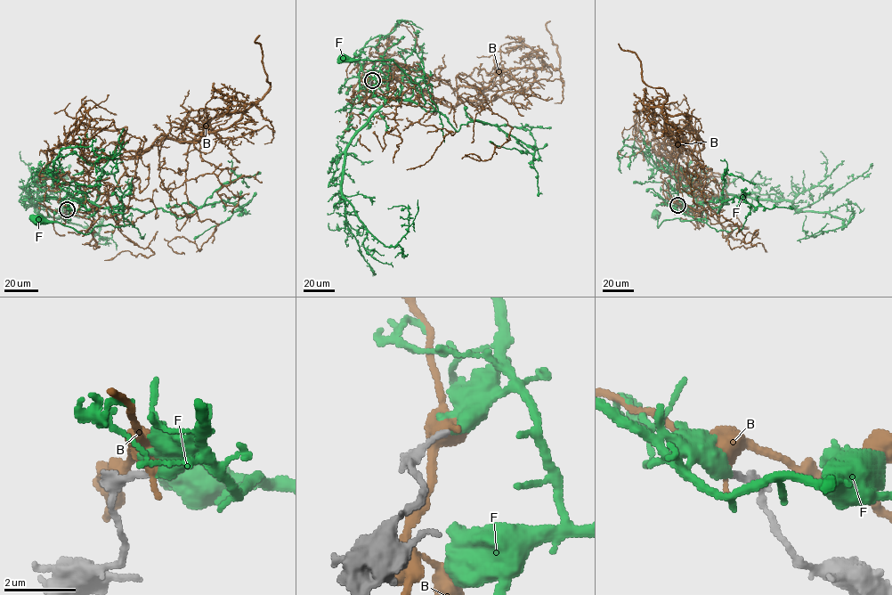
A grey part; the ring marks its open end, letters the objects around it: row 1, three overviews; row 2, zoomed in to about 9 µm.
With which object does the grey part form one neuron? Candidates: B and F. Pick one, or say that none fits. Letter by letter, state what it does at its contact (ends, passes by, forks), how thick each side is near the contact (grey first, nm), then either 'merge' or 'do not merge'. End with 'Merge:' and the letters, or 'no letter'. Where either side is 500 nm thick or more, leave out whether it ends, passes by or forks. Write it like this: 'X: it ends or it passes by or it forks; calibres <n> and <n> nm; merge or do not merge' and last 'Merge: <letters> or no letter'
B: it forks; calibres 150 and 340 nm; do not merge
F: it ends; calibres 150 and 440 nm; merge
Merge: F

